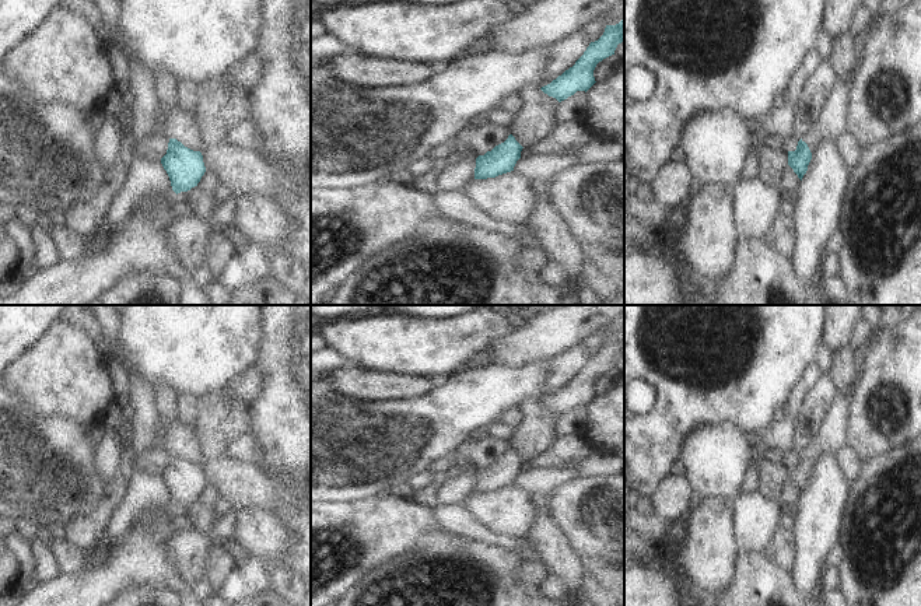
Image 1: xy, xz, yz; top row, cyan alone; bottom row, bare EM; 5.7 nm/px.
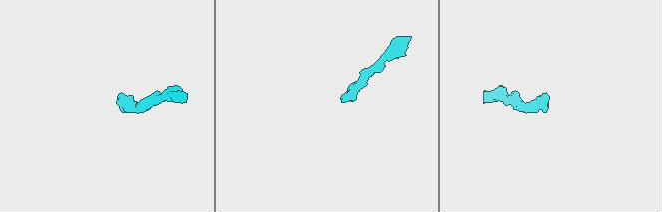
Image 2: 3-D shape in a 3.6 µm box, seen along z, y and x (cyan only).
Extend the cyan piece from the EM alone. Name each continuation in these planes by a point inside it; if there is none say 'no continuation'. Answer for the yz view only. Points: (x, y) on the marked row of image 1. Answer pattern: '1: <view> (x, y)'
1: yz (832, 122)

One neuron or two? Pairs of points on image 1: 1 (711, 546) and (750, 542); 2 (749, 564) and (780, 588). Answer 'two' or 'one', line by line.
1: two
2: one

